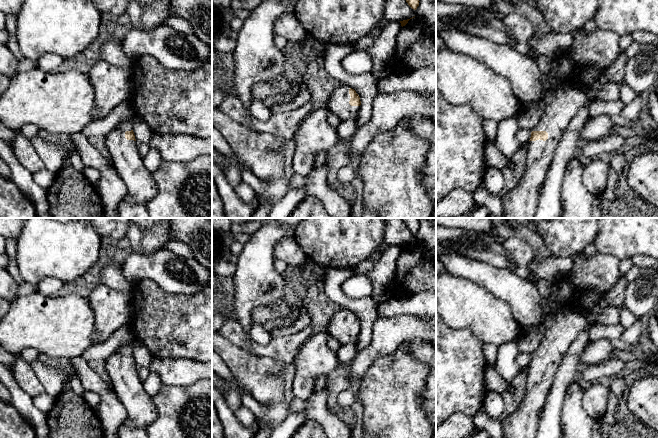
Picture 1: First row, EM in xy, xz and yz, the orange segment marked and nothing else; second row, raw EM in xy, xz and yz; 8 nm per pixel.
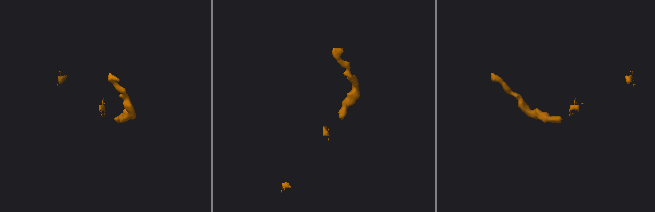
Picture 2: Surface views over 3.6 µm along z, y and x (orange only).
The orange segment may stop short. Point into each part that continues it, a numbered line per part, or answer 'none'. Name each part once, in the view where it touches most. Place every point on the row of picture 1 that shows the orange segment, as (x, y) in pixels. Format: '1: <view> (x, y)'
1: yz (563, 101)

